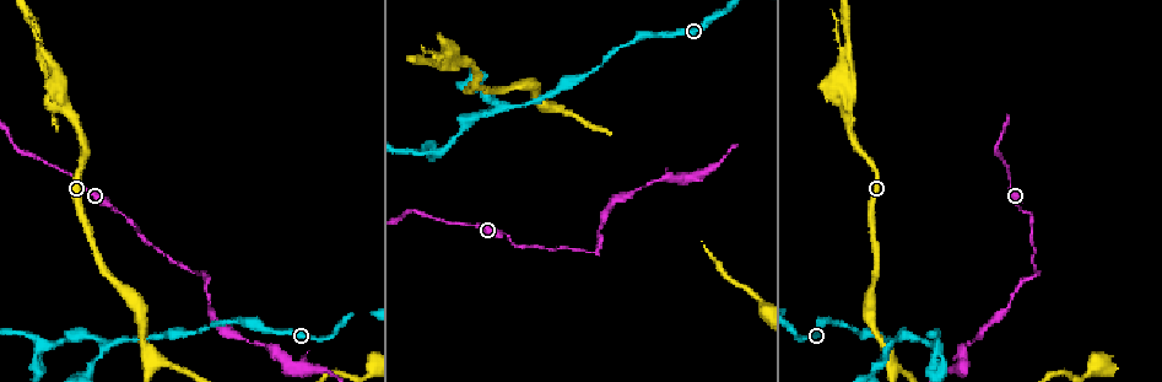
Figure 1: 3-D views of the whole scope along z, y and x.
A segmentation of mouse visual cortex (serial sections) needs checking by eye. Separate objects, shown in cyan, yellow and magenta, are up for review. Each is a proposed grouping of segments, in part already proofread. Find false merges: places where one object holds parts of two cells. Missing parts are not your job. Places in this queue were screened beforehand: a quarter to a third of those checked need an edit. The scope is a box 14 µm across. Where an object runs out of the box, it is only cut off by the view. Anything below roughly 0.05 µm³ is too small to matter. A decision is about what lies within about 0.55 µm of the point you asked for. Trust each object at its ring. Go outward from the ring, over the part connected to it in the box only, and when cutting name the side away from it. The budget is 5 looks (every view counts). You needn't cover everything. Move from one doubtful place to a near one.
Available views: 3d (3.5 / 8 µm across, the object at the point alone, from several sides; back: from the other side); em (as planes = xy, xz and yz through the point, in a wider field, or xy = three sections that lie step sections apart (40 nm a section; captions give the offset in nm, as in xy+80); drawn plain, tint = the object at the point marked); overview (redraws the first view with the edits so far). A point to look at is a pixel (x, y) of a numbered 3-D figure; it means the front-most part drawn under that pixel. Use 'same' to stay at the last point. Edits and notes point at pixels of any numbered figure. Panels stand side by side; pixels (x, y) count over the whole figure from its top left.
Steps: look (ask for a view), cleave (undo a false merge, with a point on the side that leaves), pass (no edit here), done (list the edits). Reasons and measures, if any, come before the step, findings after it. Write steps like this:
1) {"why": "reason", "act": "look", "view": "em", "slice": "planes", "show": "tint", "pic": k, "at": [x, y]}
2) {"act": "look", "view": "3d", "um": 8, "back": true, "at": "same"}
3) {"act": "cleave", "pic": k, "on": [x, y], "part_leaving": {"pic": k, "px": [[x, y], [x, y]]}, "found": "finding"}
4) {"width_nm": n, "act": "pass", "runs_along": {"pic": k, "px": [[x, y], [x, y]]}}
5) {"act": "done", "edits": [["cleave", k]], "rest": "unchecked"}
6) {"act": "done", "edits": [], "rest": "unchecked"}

{"why": "three arms meet", "act": "look", "view": "3d", "um": 8, "pic": 1, "at": [505, 109]}

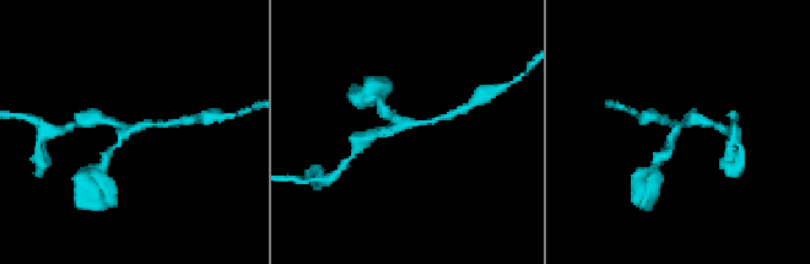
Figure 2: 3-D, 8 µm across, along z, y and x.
{"why": "closer look", "act": "look", "view": "3d", "um": 3.5, "pic": 2, "at": [678, 129]}

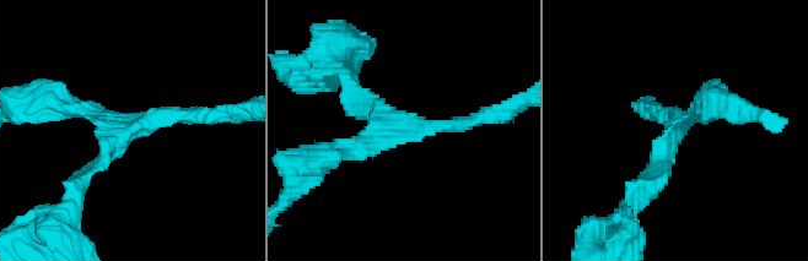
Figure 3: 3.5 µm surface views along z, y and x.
{"arms": 3, "arm_widths_nm": [150, 200, 200], "why": "now the EM", "act": "look", "view": "em", "slice": "xy", "step": 3, "show": "tint", "pic": 3, "at": [413, 131]}

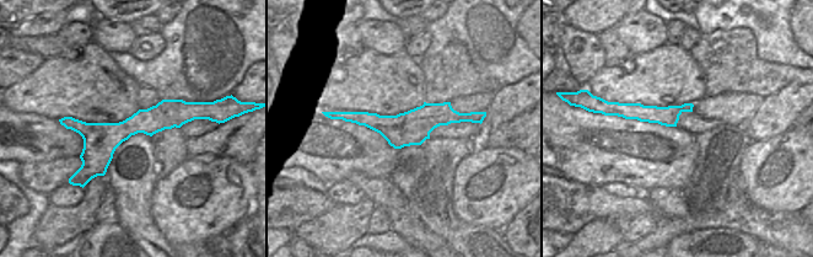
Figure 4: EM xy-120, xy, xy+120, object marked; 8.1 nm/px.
{"width_nm": 280, "act": "pass", "runs_along": {"pic": 3, "px": [[491, 115], [337, 152]]}, "found": "continuous, no second cell"}

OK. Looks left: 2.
{"why": "three arms meet", "act": "look", "view": "3d", "um": 3.5, "back": true, "pic": 1, "at": [937, 346]}

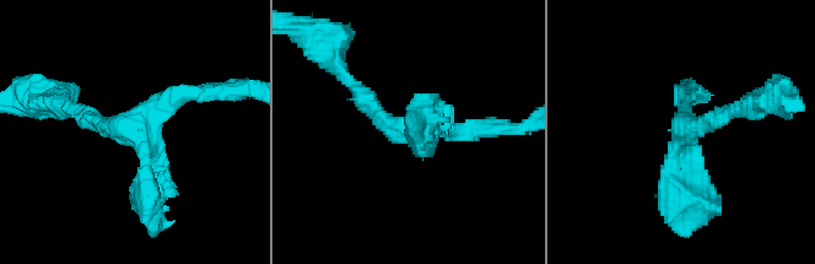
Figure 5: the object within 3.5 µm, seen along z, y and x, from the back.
{"act": "look", "view": "em", "slice": "xy", "step": 3, "show": "tint", "pic": 5, "at": [123, 124]}

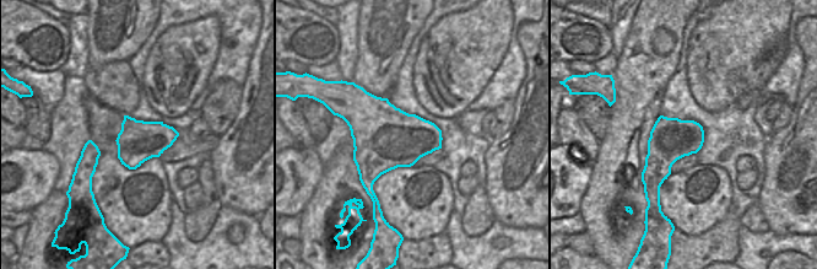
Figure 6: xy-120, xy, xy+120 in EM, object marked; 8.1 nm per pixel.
{"act": "pass", "runs_along": {"pic": 5, "px": [[69, 107], [147, 136], [155, 189]]}, "found": "continuous, no second cell"}

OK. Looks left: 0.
{"act": "done", "edits": [], "rest": "unchecked"}

